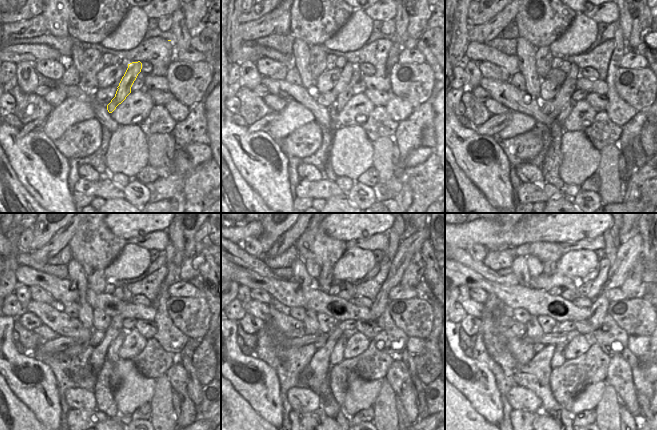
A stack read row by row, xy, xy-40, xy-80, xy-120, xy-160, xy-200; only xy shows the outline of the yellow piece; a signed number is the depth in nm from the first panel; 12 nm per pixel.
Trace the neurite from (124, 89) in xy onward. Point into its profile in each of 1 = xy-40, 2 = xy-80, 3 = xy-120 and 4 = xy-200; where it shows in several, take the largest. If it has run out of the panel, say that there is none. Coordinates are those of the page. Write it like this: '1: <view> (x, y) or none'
1: xy-40 (342, 99)
2: xy-80 (566, 112)
3: xy-120 (113, 350)
4: xy-200 (559, 358)

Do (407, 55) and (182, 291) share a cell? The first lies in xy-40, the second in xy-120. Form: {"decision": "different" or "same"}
{"decision": "same"}

